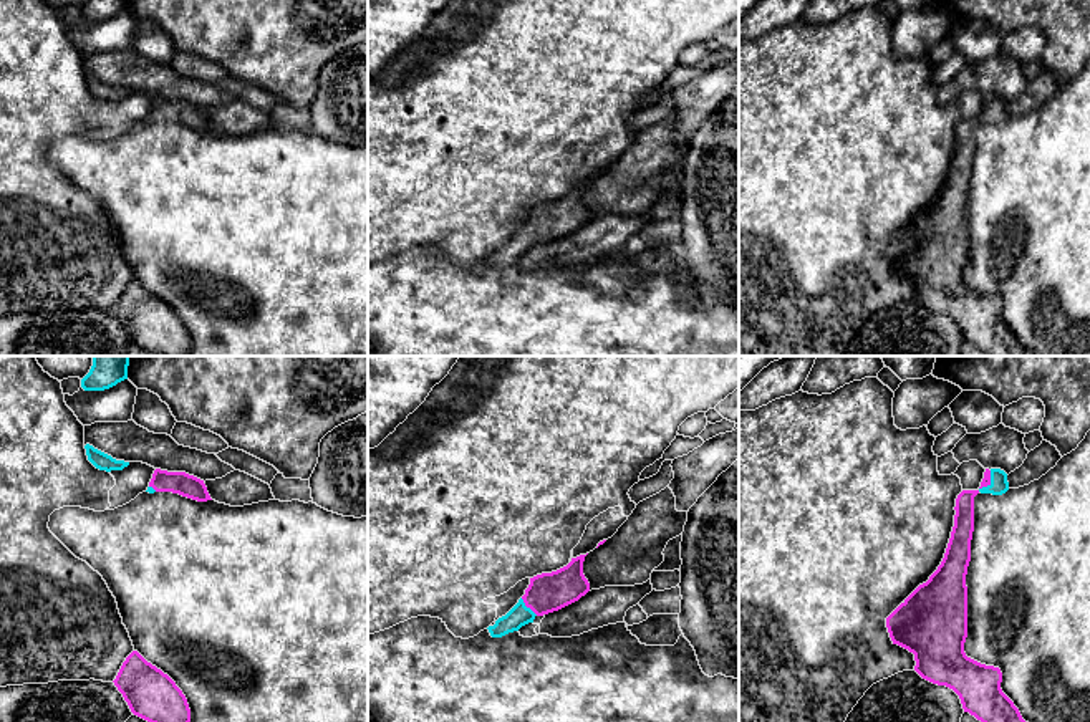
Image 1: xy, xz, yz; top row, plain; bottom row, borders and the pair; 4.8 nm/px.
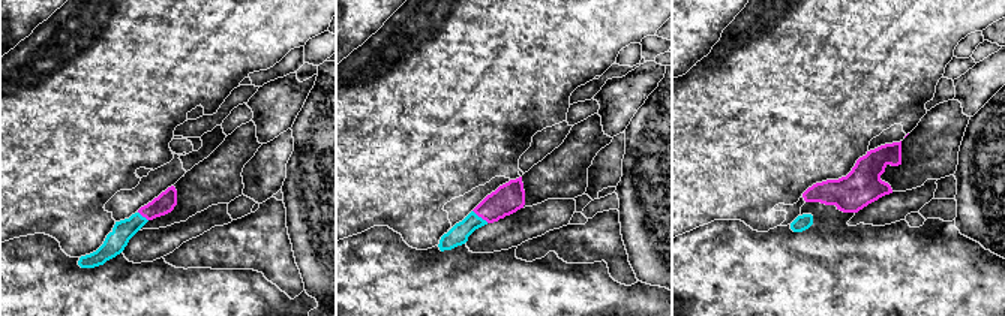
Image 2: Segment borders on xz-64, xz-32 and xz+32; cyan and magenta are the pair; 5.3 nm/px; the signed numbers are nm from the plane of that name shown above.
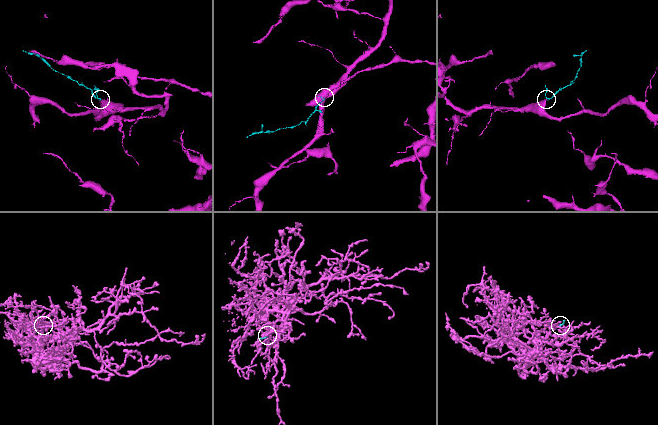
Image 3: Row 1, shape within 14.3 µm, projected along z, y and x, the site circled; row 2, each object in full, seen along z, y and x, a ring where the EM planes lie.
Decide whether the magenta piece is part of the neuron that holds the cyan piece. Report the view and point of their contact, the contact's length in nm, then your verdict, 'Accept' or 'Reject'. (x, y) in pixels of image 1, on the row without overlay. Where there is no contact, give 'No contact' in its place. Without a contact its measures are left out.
Touches cyan at xz (529, 237). Shared border 120 nm. Accept

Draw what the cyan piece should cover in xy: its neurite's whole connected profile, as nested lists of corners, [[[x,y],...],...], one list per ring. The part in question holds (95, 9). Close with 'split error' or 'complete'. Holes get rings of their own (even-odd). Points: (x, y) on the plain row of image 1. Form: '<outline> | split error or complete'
[[[89,0],[81,8],[84,20],[104,20],[128,8],[128,0]]] | complete

